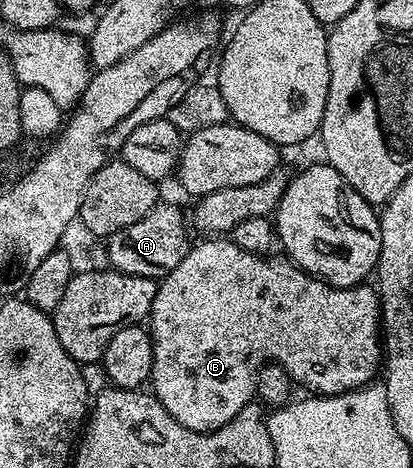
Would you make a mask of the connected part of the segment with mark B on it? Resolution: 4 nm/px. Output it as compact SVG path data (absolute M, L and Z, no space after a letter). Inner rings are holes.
M208 237L197 245L189 246L186 257L170 269L170 273L159 280L152 314L150 316L150 334L152 336L152 348L154 349L154 365L152 366L152 377L150 380L151 394L186 429L191 431L217 431L222 425L232 422L237 413L253 402L256 394L256 374L265 363L277 363L286 369L293 384L305 387L305 392L313 396L321 395L345 395L348 391L356 391L360 387L367 387L373 382L376 370L382 367L382 320L380 317L380 296L375 286L361 285L358 287L331 287L323 279L306 273L297 267L291 259L279 257L265 257L255 255L249 251L243 251L237 243L233 243L228 237Z

